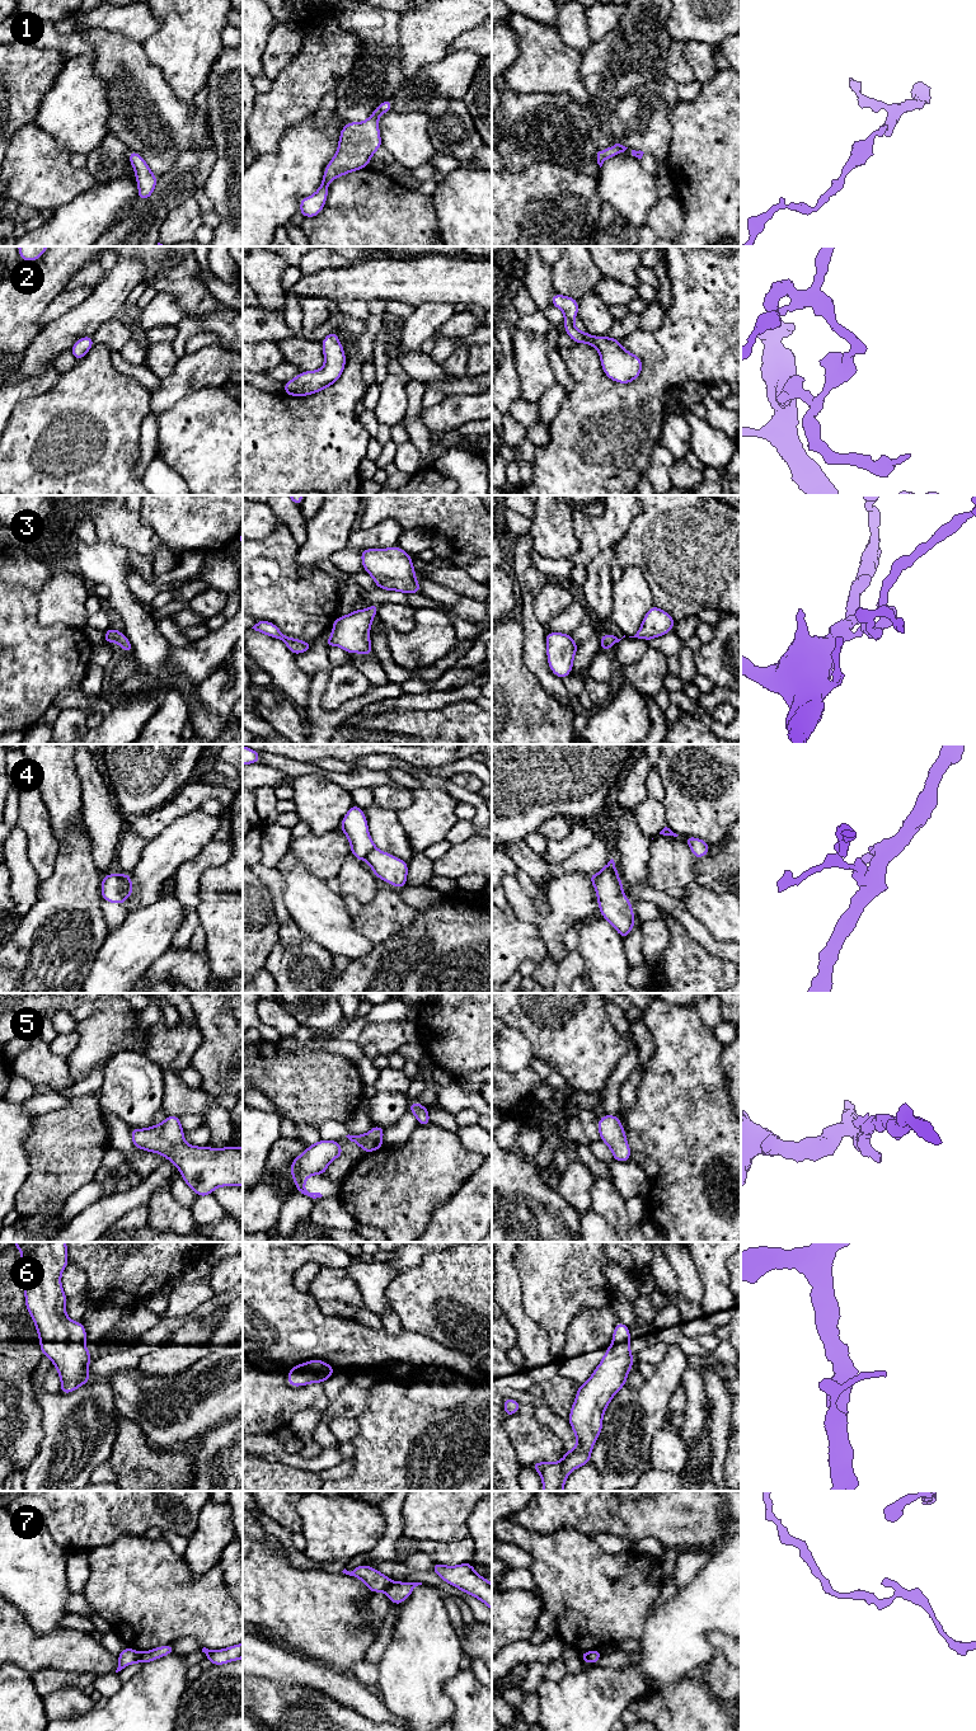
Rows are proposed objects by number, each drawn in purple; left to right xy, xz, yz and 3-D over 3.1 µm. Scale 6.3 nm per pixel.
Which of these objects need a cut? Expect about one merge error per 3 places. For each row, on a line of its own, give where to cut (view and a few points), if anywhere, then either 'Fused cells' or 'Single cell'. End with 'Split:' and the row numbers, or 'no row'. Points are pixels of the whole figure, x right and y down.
1: No split. Single cell
2: No split. Single cell
3: No split. Single cell
4: Split along xy (121, 874), (122, 897), (125, 901). Fused cells
5: No split. Single cell
6: No split. Single cell
7: Split along xy (139, 1652), (140, 1661). Fused cells
Split: 4, 7

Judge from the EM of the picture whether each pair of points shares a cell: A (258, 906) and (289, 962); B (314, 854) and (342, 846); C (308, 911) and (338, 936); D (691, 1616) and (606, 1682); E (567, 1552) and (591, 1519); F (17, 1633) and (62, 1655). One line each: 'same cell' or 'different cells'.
A: different cells
B: same cell
C: same cell
D: same cell
E: different cells
F: same cell

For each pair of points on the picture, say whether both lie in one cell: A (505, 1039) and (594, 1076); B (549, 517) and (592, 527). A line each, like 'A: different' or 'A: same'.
A: different
B: different

